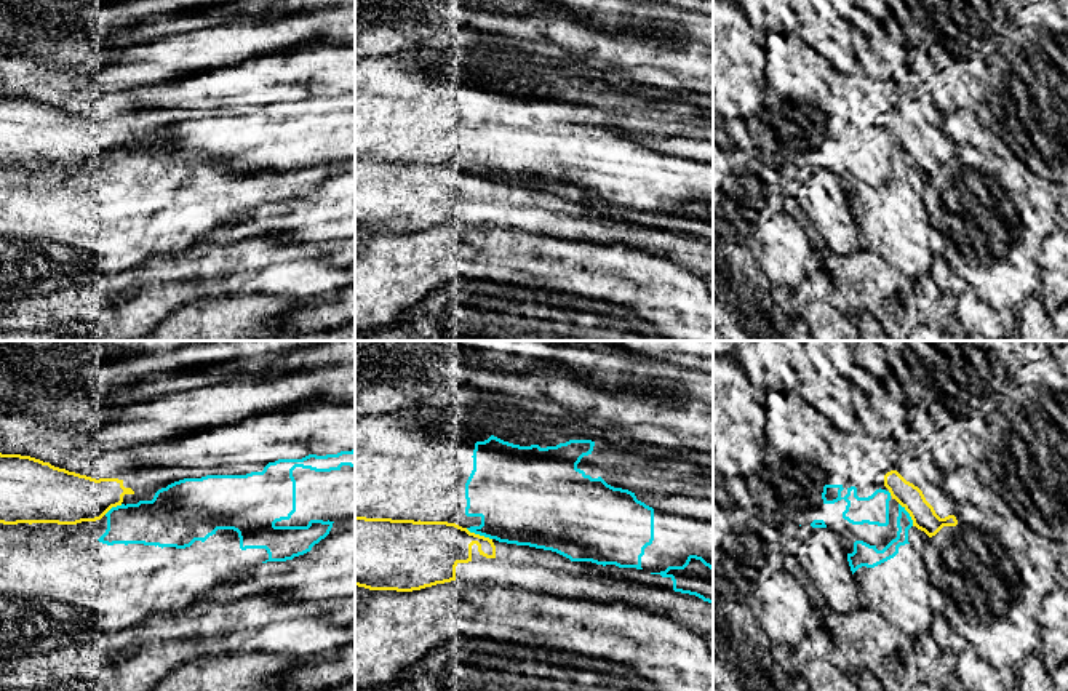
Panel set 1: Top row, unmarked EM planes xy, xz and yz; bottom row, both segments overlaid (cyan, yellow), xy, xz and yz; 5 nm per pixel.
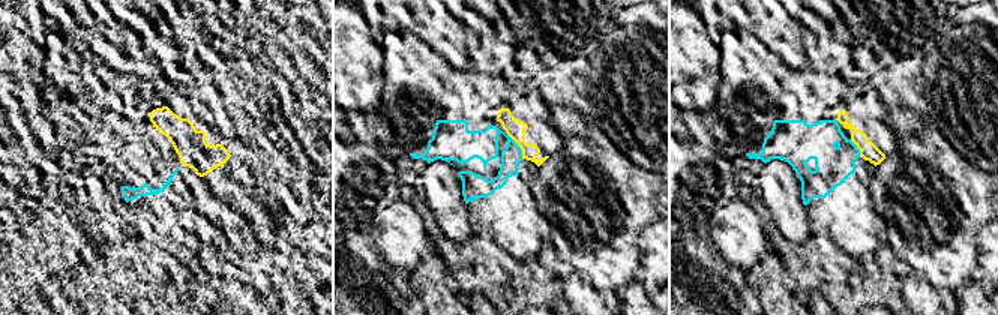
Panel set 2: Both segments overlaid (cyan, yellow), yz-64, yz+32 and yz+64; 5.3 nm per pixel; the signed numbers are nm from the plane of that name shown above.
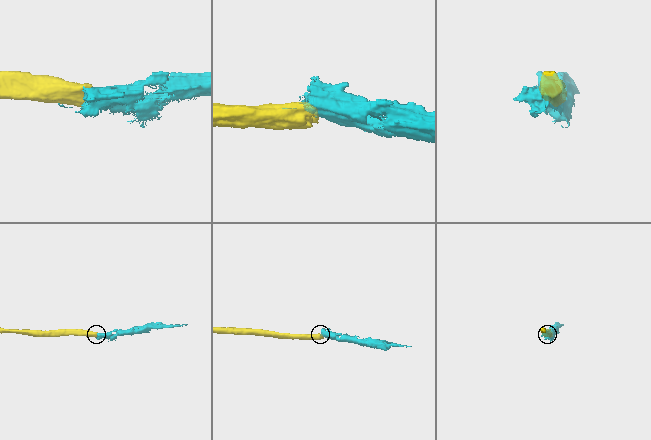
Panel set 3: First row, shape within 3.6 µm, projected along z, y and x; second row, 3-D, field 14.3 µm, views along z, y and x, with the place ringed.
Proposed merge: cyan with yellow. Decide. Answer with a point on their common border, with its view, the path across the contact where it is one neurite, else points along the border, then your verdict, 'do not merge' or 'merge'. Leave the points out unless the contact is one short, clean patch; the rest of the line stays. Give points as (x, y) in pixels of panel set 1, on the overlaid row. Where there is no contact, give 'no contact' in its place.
meets cyan in xz at (478, 533); do not merge

